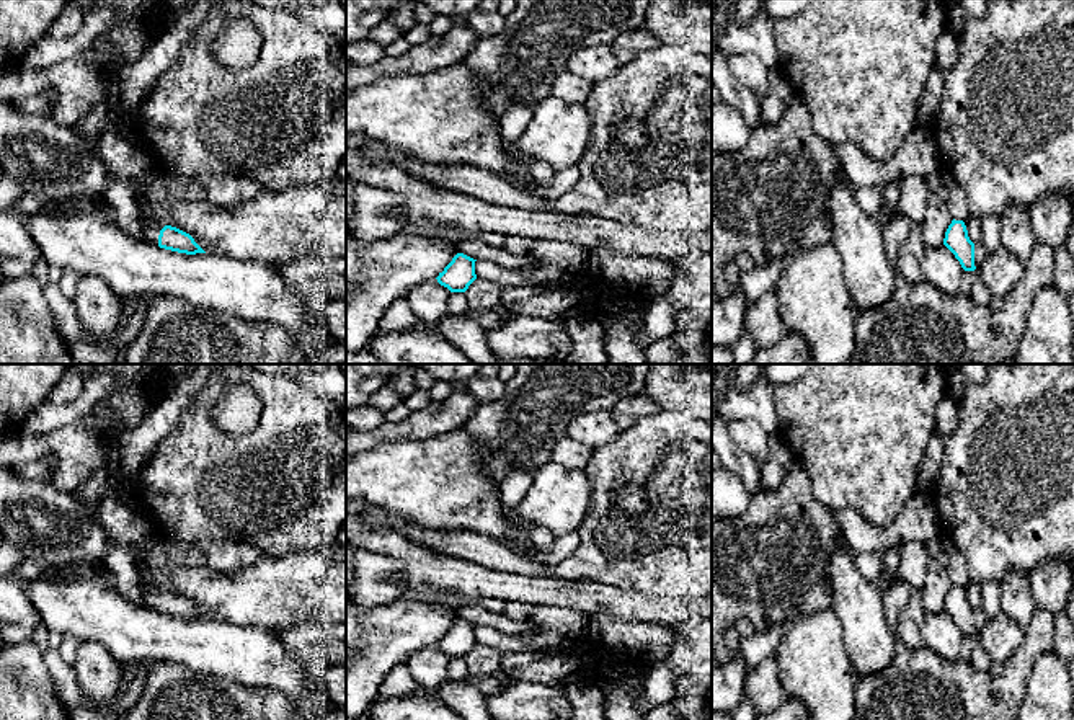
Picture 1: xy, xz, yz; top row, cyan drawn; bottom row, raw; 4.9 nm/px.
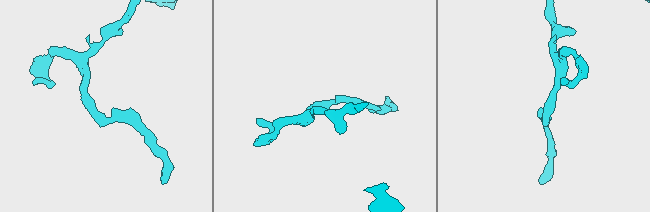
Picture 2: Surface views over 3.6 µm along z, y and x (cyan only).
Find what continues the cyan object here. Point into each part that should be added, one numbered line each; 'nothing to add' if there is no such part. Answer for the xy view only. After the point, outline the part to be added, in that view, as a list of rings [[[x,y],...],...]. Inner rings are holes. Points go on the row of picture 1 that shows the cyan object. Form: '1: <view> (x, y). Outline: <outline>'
1: xy (126, 157). Outline: [[[118,121],[96,136],[95,147],[106,163],[111,180],[129,180],[132,183],[139,211],[145,220],[145,240],[158,247],[158,235],[163,225],[145,207],[150,176],[155,170],[147,147]]]

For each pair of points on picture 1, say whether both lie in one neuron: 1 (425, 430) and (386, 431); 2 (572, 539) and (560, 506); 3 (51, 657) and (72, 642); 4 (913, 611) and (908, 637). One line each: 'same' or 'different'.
1: same
2: different
3: different
4: same

